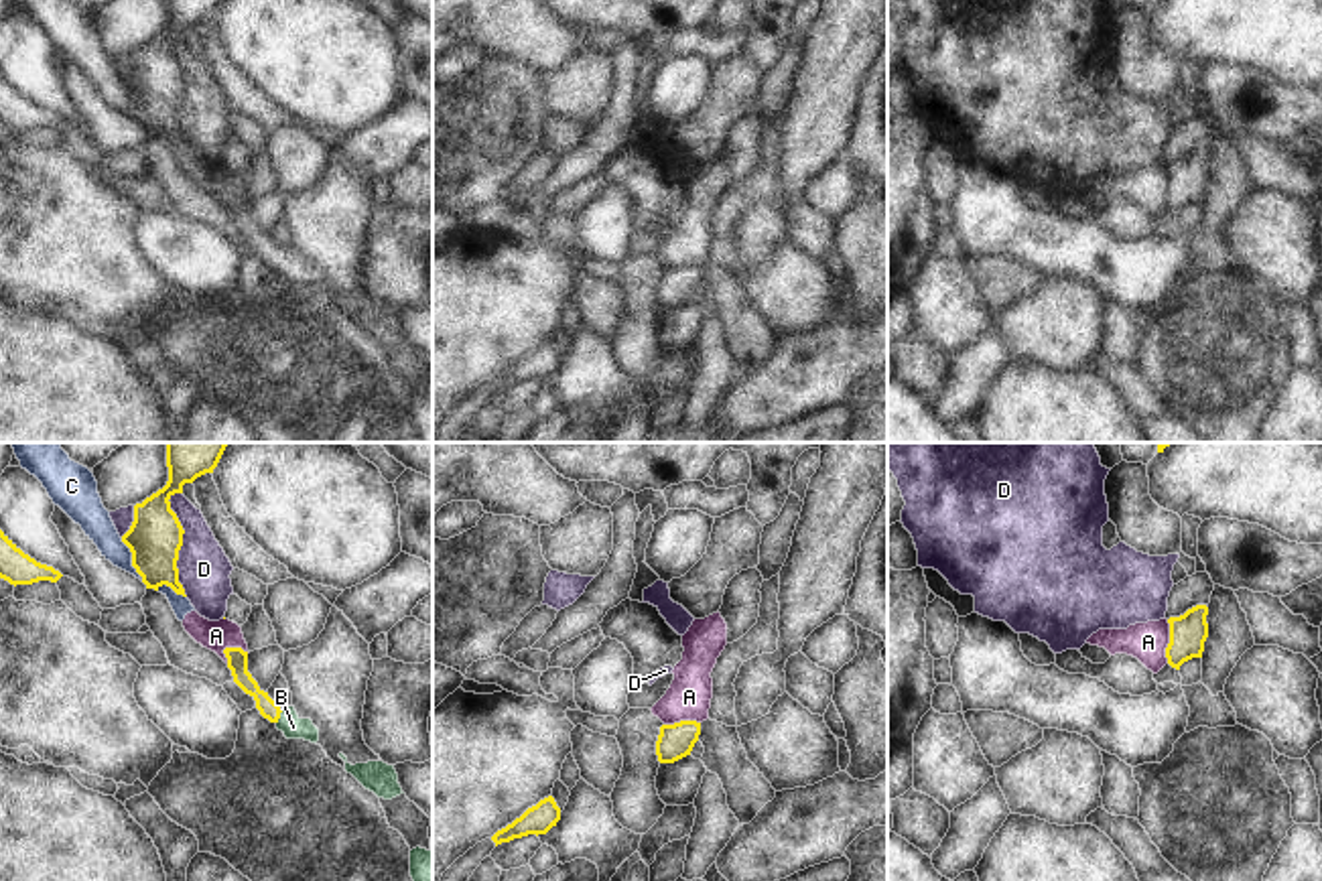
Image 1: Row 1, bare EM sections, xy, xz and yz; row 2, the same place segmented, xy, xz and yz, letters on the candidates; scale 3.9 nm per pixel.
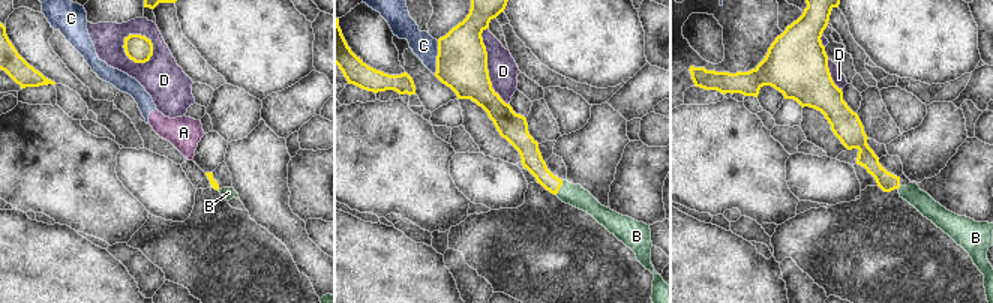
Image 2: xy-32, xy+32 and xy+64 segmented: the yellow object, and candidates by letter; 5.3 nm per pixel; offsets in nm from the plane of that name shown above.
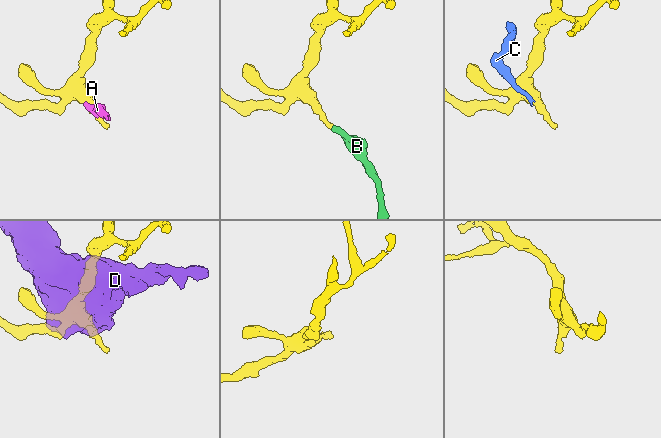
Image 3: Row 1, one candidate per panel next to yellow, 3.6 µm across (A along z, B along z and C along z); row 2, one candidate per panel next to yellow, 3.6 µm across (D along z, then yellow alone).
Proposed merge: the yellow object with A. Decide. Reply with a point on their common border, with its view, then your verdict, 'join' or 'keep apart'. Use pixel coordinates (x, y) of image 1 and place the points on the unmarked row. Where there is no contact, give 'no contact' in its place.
yz (1170, 187) | keep apart

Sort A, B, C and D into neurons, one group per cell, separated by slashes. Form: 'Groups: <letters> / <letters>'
Groups: A C / B / D

